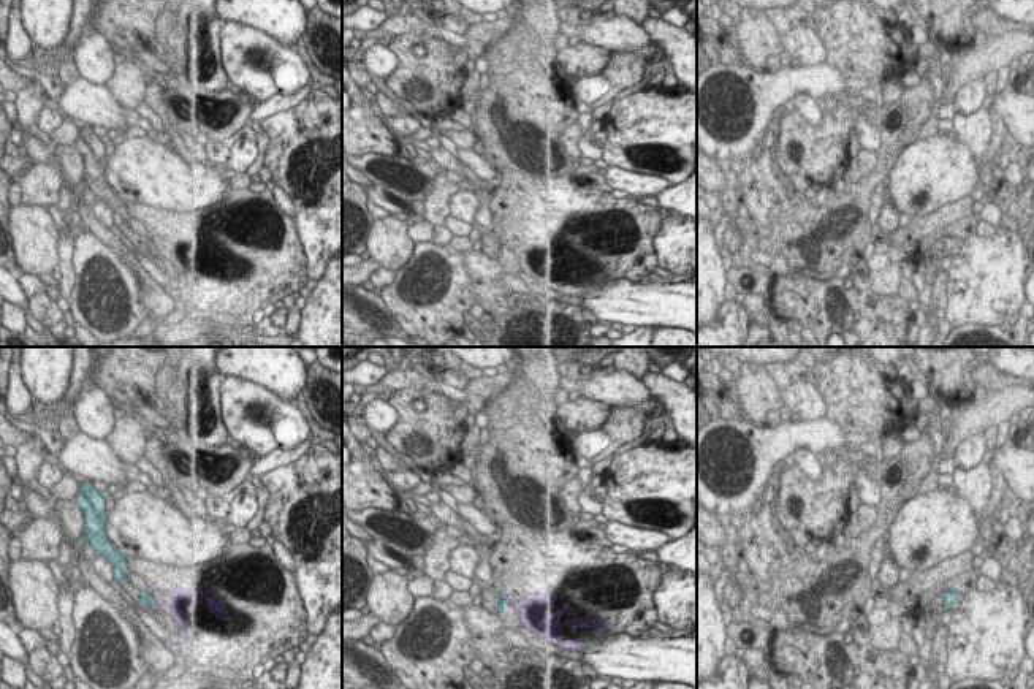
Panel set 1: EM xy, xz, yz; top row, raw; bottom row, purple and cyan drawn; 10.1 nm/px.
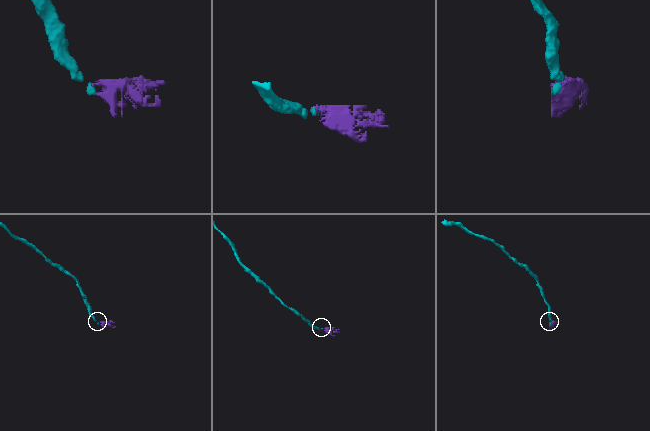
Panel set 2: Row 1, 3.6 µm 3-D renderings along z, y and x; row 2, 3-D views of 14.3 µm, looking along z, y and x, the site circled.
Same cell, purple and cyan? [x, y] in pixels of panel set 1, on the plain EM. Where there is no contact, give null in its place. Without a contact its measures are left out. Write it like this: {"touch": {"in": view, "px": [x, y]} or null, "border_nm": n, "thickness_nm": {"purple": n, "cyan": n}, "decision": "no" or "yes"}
{"touch": {"in": "yz", "px": [947, 235]}, "border_nm": 90, "thickness_nm": {"purple": 30, "cyan": 140}, "decision": "no"}

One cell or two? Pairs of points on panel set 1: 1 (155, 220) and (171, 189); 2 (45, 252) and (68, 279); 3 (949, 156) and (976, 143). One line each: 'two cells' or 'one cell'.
1: two cells
2: two cells
3: two cells

